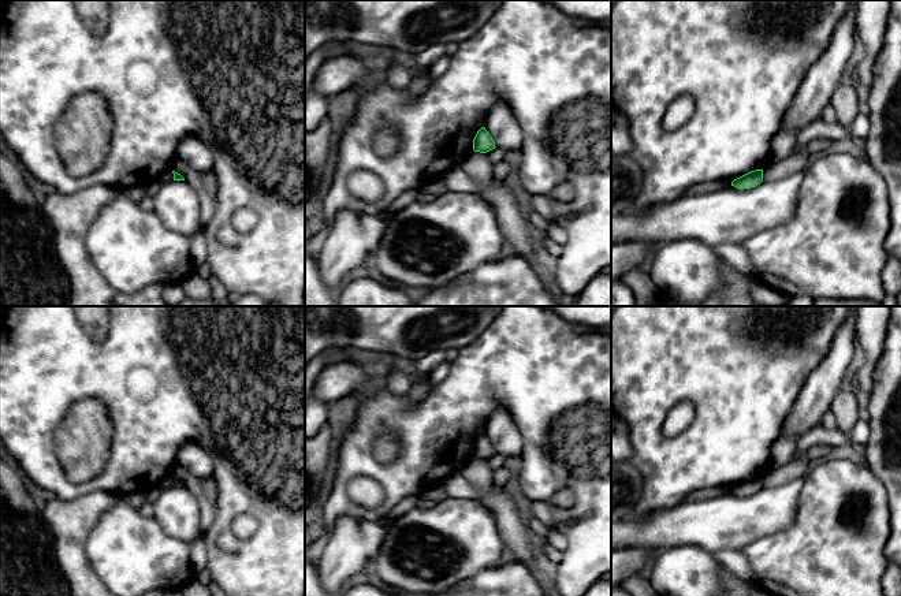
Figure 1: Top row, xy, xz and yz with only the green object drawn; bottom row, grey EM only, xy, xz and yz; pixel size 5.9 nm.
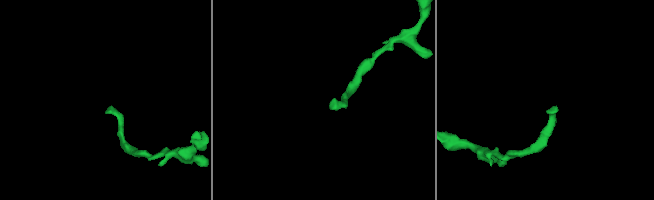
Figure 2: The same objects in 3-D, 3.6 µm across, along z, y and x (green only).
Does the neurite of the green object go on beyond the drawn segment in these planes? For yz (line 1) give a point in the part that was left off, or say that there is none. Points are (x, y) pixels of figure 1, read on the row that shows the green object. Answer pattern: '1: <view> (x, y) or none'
1: none

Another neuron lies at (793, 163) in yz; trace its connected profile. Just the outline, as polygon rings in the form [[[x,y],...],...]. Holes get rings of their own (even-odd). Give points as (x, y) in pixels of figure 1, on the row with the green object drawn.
[[[790,154],[786,159],[763,170],[763,182],[779,180],[788,175],[798,171],[805,171],[809,165],[809,156],[807,154]]]

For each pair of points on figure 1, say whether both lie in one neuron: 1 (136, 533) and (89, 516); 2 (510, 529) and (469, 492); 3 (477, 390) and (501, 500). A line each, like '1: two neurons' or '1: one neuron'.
1: two neurons
2: one neuron
3: two neurons

